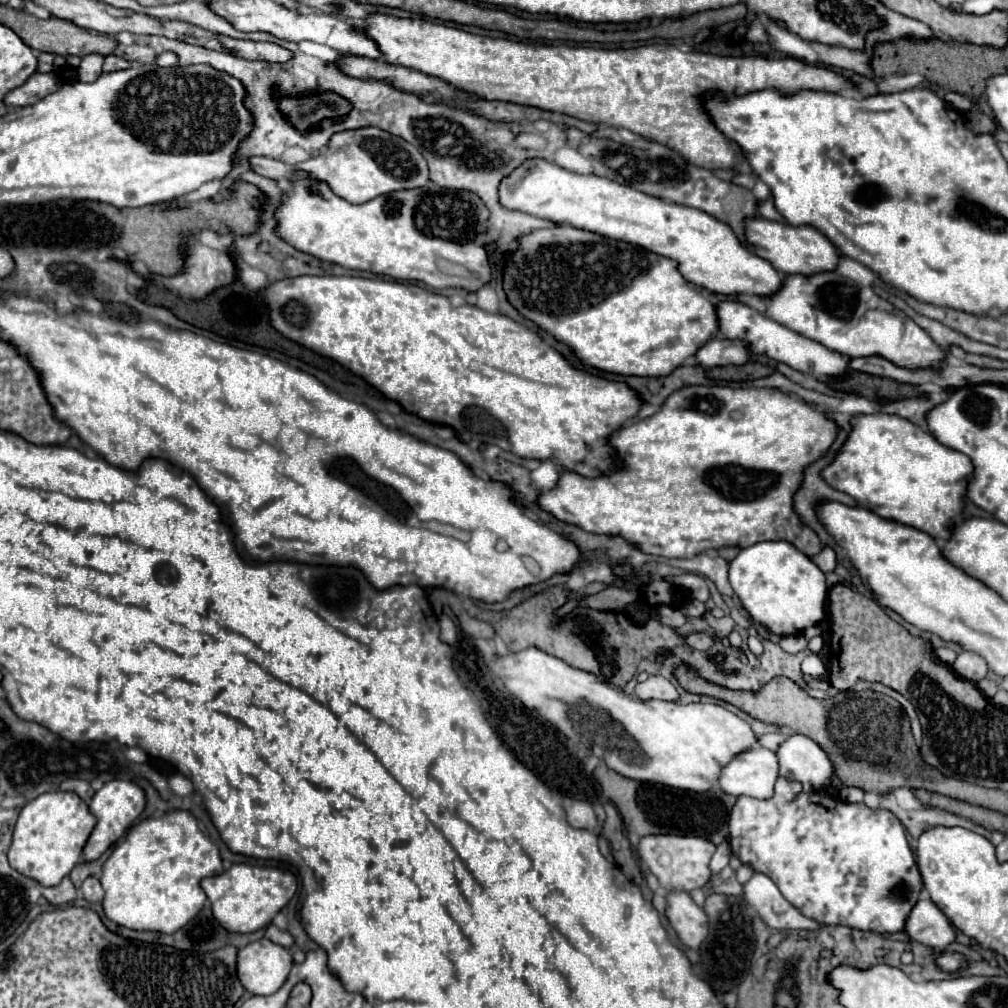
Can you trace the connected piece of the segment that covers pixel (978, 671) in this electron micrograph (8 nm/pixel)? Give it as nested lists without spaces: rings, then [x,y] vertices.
[[[963,651],[957,655],[955,663],[951,665],[953,673],[961,679],[967,679],[971,683],[979,683],[981,679],[985,679],[987,675],[987,665],[985,665],[985,659],[979,657],[977,653],[971,653],[971,651]]]

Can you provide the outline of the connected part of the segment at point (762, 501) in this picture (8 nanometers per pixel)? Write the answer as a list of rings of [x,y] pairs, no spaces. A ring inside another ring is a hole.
[[[691,385],[675,391],[659,413],[625,425],[611,437],[611,445],[623,461],[619,473],[589,479],[563,471],[557,487],[541,493],[539,505],[585,531],[623,535],[651,555],[687,559],[709,549],[743,549],[757,541],[783,539],[813,557],[821,551],[821,541],[795,513],[793,497],[805,479],[805,467],[827,455],[837,435],[839,427],[833,419],[785,391]]]

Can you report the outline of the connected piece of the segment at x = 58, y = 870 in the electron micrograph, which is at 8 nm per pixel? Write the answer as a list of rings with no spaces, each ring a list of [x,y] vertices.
[[[43,793],[19,813],[9,849],[9,863],[13,869],[39,881],[41,885],[57,885],[81,861],[81,851],[95,823],[97,819],[89,813],[87,803],[75,793]]]

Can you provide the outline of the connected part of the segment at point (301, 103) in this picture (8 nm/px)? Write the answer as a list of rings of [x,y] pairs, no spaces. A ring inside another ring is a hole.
[[[315,93],[299,99],[281,99],[281,111],[301,133],[305,133],[325,117],[341,117],[349,113],[349,101],[335,93]]]

